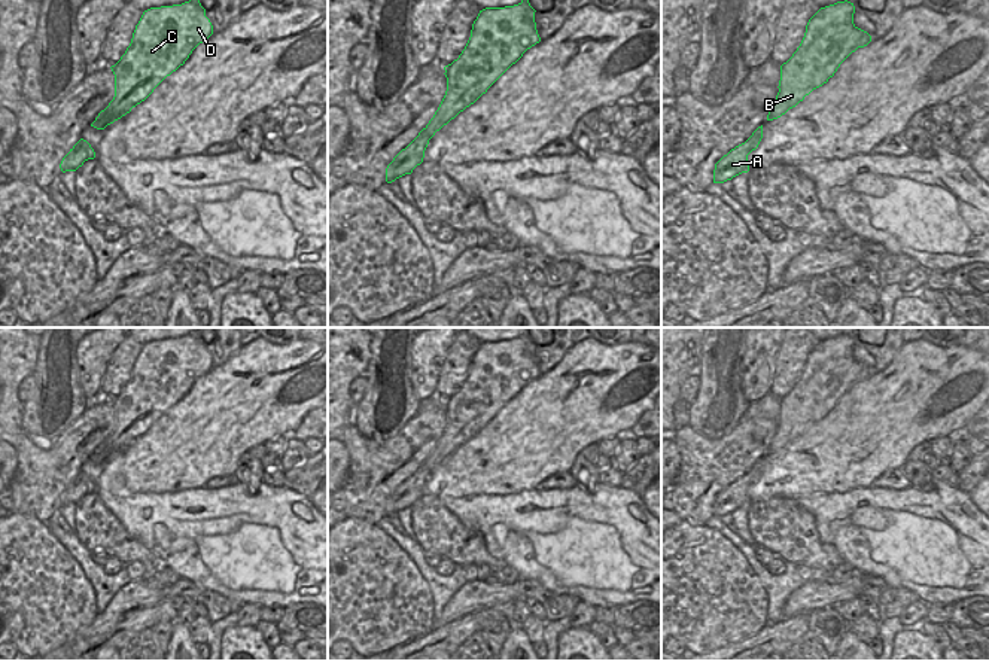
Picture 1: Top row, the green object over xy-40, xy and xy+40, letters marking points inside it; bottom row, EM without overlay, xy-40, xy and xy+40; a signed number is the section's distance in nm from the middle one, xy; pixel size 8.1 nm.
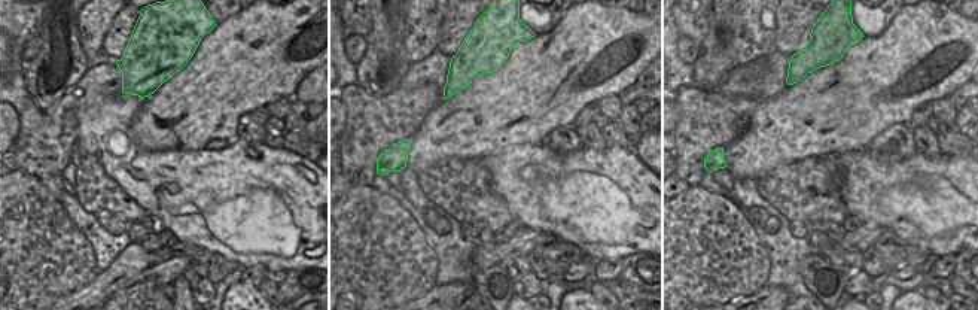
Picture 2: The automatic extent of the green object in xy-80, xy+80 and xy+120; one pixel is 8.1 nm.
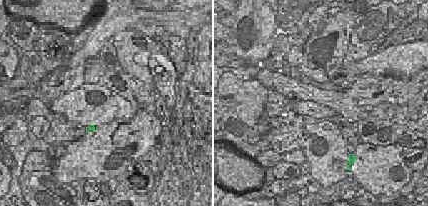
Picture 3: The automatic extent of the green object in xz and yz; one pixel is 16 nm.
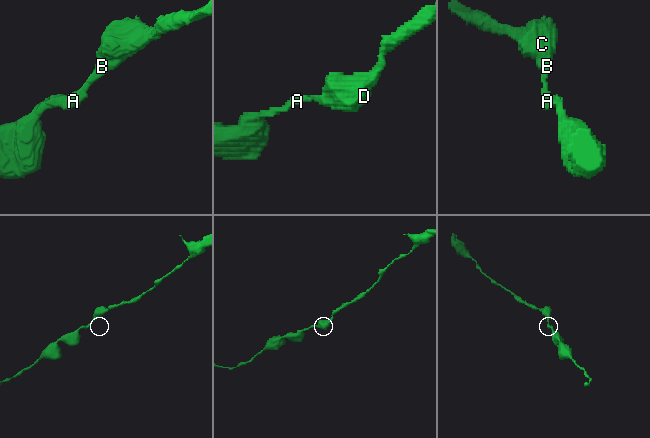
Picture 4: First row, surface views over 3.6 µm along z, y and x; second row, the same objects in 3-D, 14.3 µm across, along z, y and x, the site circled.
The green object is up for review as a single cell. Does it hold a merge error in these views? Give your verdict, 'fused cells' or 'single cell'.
single cell

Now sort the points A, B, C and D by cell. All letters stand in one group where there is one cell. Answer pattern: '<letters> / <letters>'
A B C D

